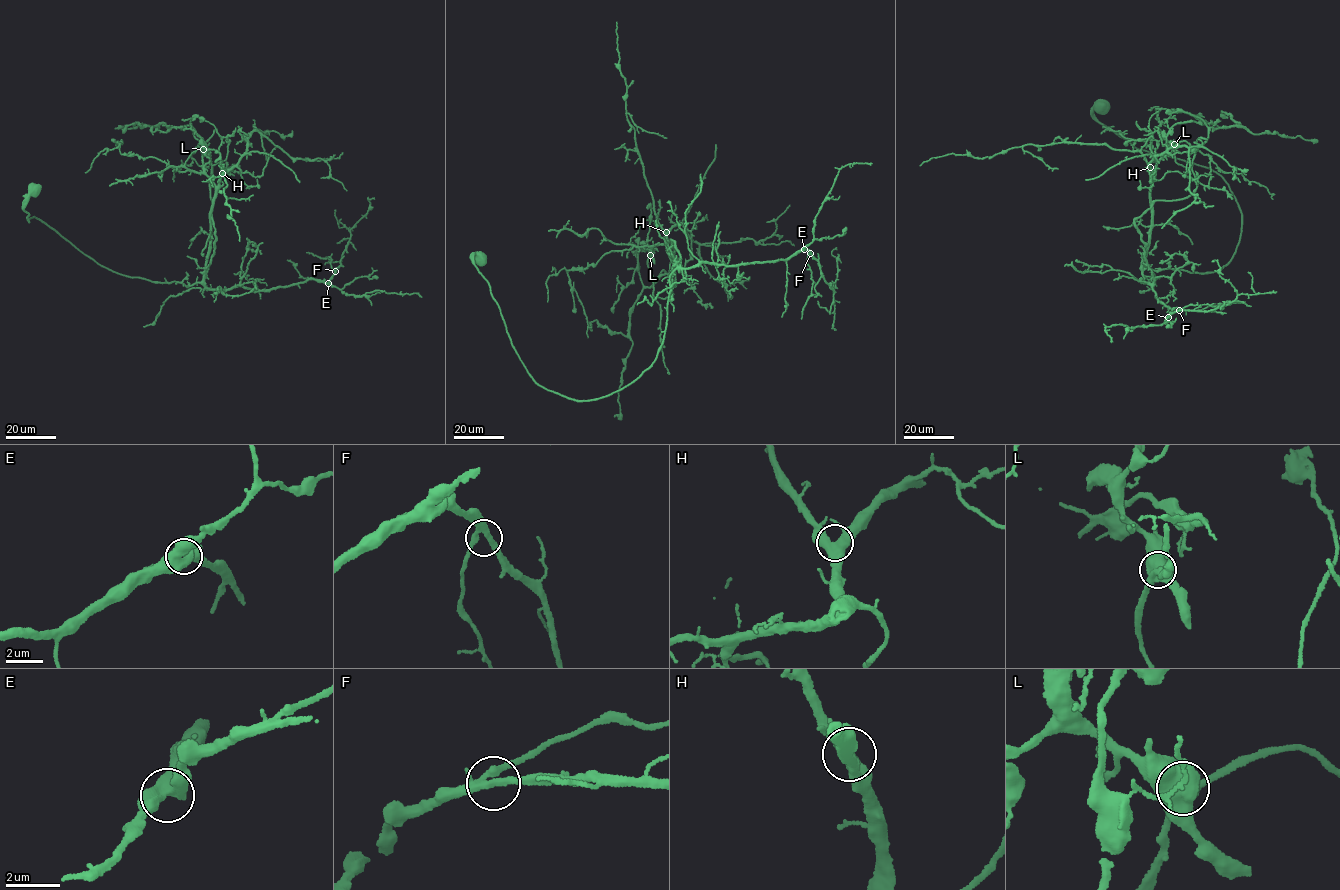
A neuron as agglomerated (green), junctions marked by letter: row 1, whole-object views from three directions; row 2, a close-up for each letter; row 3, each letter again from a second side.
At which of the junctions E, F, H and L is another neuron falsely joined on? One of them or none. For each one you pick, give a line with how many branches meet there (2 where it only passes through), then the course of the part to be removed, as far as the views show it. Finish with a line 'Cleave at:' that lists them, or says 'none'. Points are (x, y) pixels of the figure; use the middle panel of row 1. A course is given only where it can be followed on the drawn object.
L: branches 4; course (650, 255), (645, 243), (651, 207), (647, 208)
Cleave at: L

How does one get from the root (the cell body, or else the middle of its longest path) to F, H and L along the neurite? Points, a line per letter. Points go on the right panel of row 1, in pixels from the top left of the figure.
F: (1102, 106), (1092, 115), (1137, 148), (1216, 172), (1240, 210), (1220, 269), (1142, 266), (1179, 310)
H: (1102, 106), (1092, 115), (1137, 148), (1228, 184), (1243, 223), (1227, 264), (1142, 266), (1150, 167)
L: (1102, 106), (1092, 115), (1137, 148), (1228, 184), (1242, 229), (1216, 271), (1142, 266), (1155, 169), (1173, 144)

